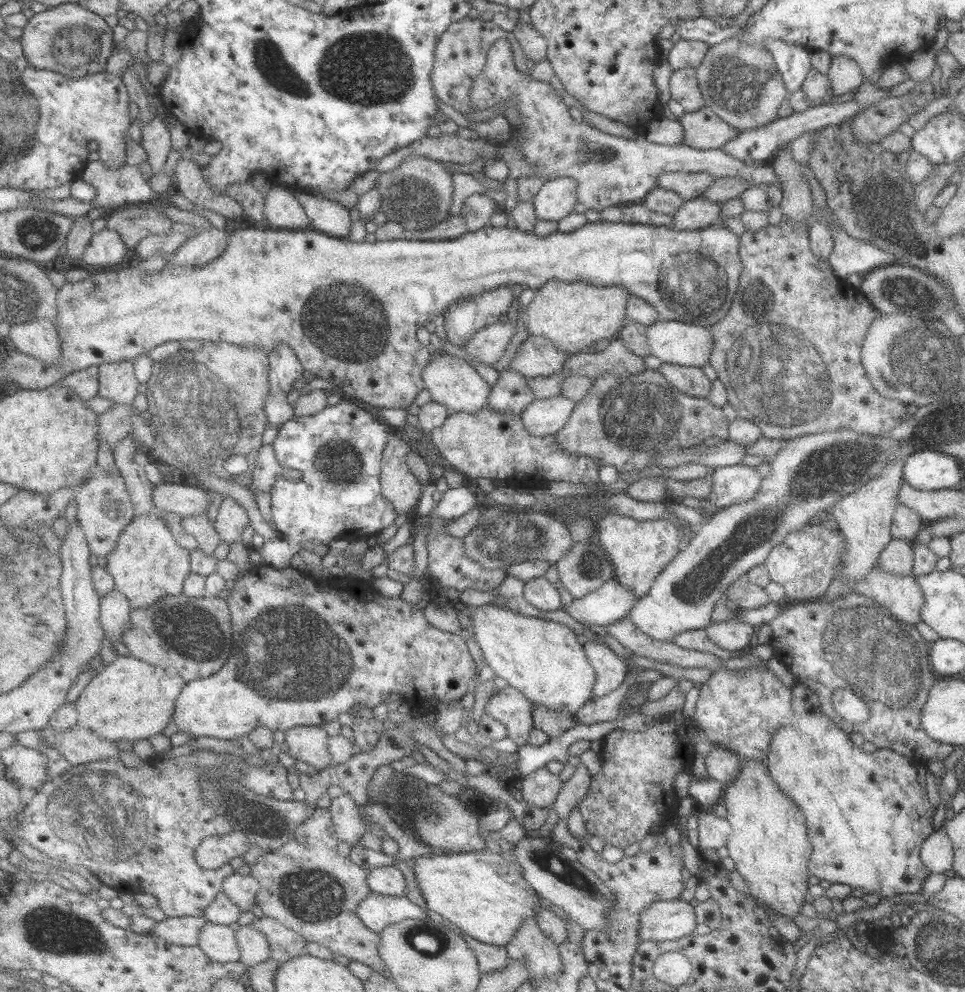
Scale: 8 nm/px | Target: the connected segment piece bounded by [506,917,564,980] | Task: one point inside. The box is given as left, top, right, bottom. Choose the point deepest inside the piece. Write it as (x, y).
(530, 944)

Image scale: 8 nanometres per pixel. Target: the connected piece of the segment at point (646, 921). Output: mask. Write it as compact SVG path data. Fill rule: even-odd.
M681 898L648 904L639 916L640 941L675 940L692 935L696 925L693 903Z

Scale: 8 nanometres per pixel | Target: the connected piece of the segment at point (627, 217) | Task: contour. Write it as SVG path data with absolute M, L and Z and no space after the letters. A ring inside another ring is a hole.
M641 202L615 205L600 210L601 221L635 223L671 227L673 215L659 214L645 208Z

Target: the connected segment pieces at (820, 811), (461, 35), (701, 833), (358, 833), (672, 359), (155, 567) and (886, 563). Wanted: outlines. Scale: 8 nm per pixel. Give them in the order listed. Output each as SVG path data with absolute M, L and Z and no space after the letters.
M795 683L790 688L791 704L789 720L779 726L773 734L773 738L769 741L769 752L766 756L766 767L769 774L777 786L795 803L804 816L807 834L810 838L812 846L811 856L807 866L810 876L817 877L820 880L826 880L828 883L846 884L851 888L861 888L867 892L875 893L880 898L889 898L895 894L905 894L919 892L925 878L929 876L929 871L921 863L919 856L922 842L933 831L931 827L931 817L935 812L936 806L931 805L927 801L927 793L925 789L917 782L917 772L915 771L915 764L908 758L897 754L889 749L876 749L871 753L864 752L861 746L854 745L851 736L847 732L843 732L841 728L837 728L820 707L820 700L818 695L808 686L801 683Z
M465 17L453 23L449 30L445 31L445 34L441 36L437 45L436 62L433 65L434 71L432 74L435 96L463 116L478 109L473 106L472 90L476 78L484 71L488 63L488 54L491 47L501 39L509 39L512 42L516 67L519 71L527 76L532 75L536 62L527 56L514 32L501 28L493 20L487 21L481 17L476 19Z
M694 808L697 815L698 848L716 848L726 846L732 828L727 820L717 817L714 813Z
M350 793L335 797L329 806L332 812L336 835L341 841L357 845L367 831L359 804Z
M657 320L646 327L650 355L663 363L702 368L708 364L713 339L710 328L676 320Z
M159 512L148 515L136 515L135 520L121 533L117 546L107 556L107 568L115 580L115 590L125 594L132 609L141 610L167 596L179 596L184 593L185 582L192 573L192 552L175 540L171 528L161 518Z
M891 539L879 553L877 565L893 576L912 575L912 545L907 539Z

